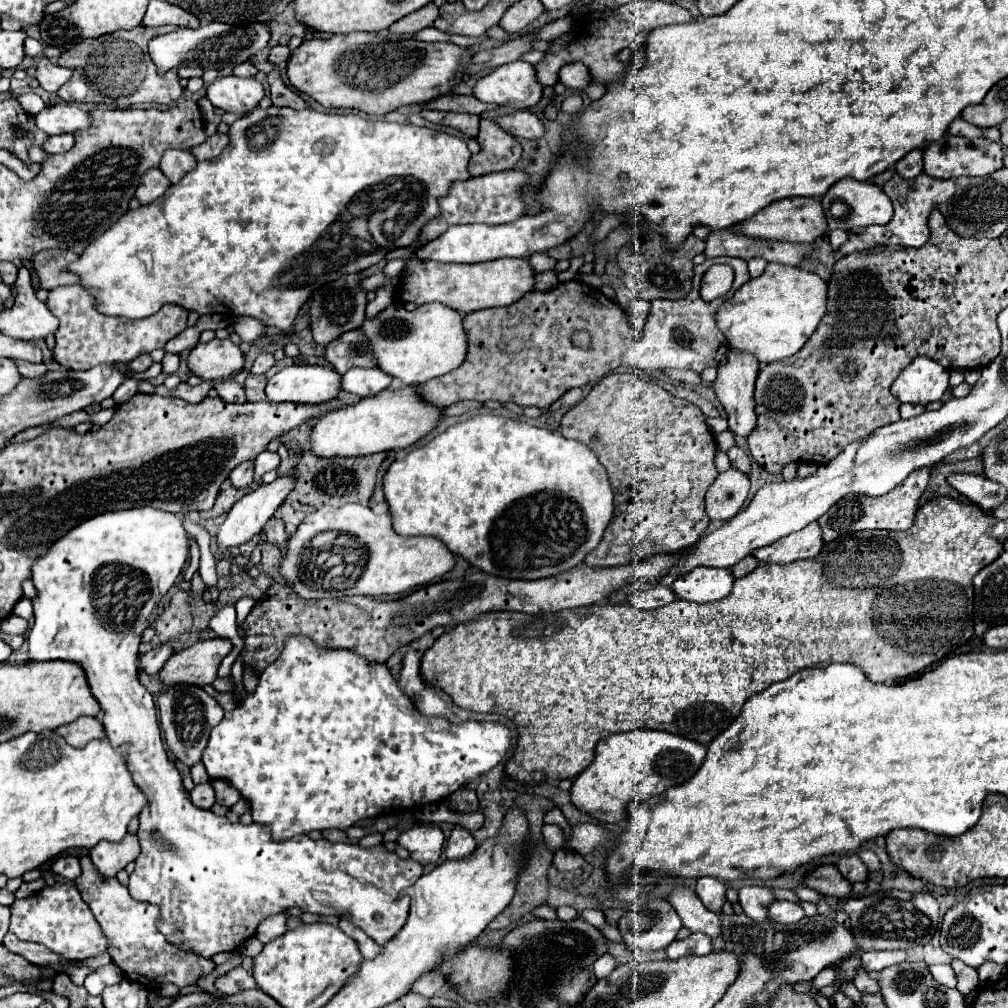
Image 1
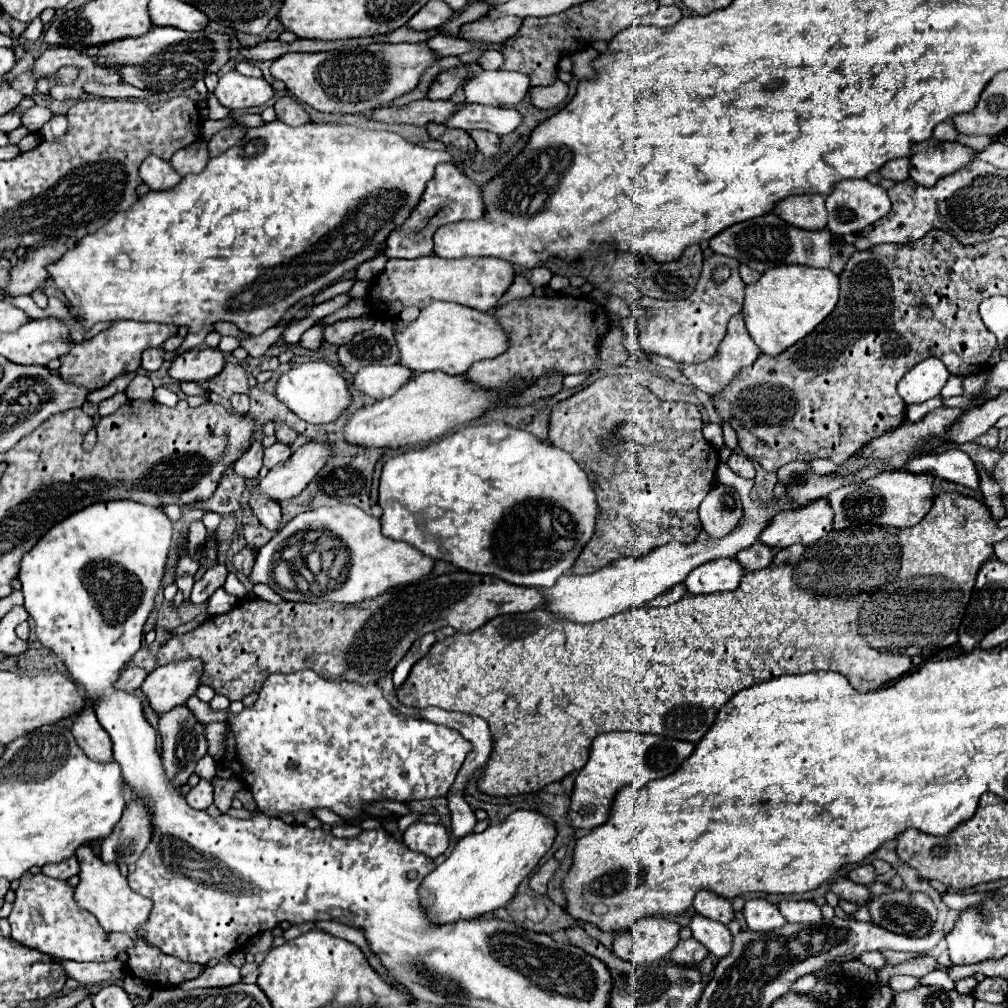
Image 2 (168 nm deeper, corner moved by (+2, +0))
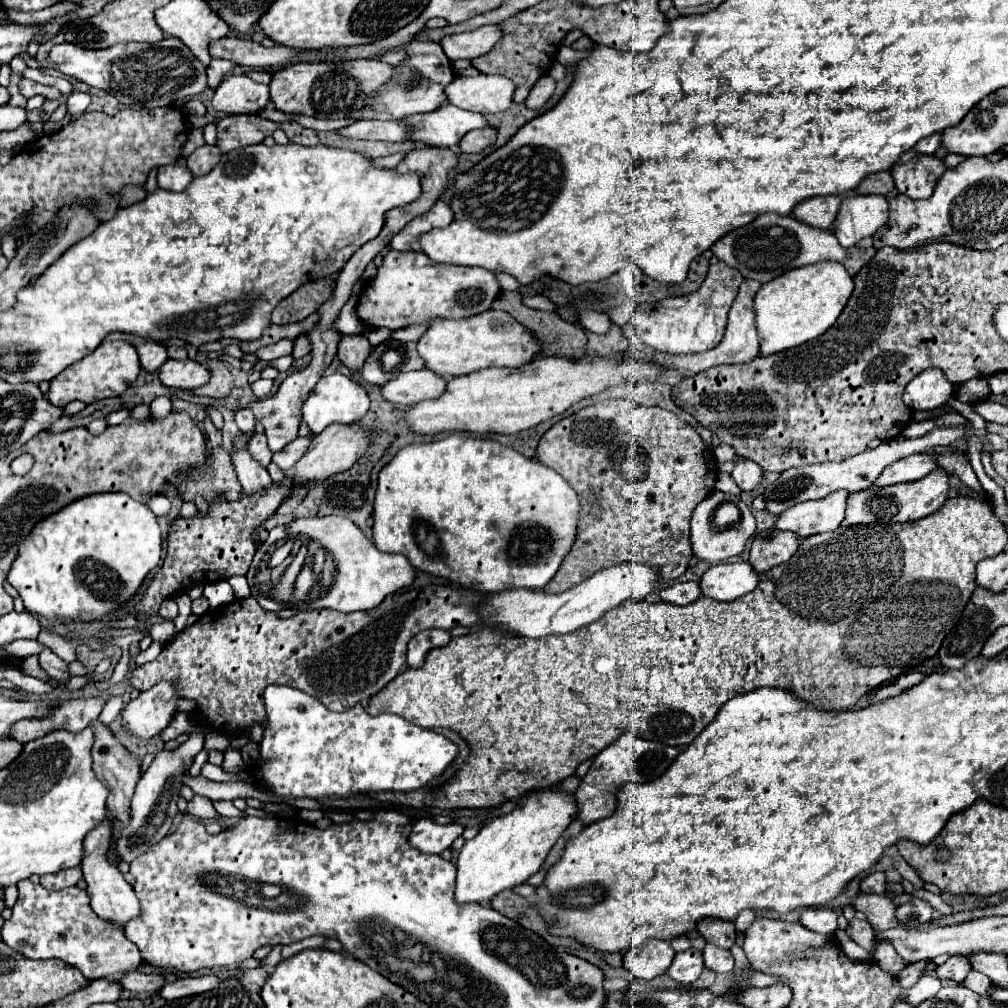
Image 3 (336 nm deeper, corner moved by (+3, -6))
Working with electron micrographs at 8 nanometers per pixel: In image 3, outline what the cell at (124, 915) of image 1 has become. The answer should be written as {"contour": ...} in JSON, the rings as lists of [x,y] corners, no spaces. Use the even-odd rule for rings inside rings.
{"contour":[[[107,820],[105,824],[97,826],[93,832],[89,832],[85,836],[85,842],[83,842],[85,854],[83,854],[81,870],[83,870],[83,878],[87,882],[87,894],[91,898],[93,912],[101,920],[113,922],[117,926],[125,926],[129,920],[133,920],[133,918],[137,918],[141,914],[141,906],[139,906],[139,900],[137,900],[131,884],[127,884],[123,874],[117,870],[117,866],[113,866],[107,860],[109,846],[111,846],[111,826],[109,826],[109,820]]]}

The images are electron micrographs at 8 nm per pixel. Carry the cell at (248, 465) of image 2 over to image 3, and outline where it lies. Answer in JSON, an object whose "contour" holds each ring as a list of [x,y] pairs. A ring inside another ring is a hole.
{"contour":[[[253,434],[251,436],[251,440],[249,440],[249,454],[251,454],[251,458],[255,460],[255,462],[259,462],[259,464],[263,464],[263,466],[269,466],[271,464],[271,450],[269,450],[269,446],[267,446],[267,440],[265,440],[265,436],[263,434]]]}

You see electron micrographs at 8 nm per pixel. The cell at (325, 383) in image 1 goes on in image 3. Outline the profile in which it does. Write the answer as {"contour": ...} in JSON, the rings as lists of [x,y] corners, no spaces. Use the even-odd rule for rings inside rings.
{"contour":[[[327,374],[317,382],[315,390],[311,390],[311,394],[305,398],[305,402],[301,406],[301,418],[303,418],[303,422],[307,422],[307,426],[311,428],[313,434],[319,434],[331,424],[359,422],[367,414],[367,410],[369,410],[367,392],[357,382],[353,382],[351,378],[347,378],[343,374]]]}

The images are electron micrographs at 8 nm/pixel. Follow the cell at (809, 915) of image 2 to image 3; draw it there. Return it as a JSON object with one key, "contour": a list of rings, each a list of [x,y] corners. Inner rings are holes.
{"contour":[[[809,908],[801,912],[799,922],[813,932],[819,934],[833,934],[837,930],[837,914],[825,908]]]}

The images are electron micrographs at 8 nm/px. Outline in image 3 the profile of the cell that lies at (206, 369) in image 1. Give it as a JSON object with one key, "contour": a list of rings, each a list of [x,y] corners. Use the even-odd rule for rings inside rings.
{"contour":[[[167,360],[159,368],[159,380],[169,388],[179,390],[195,390],[207,384],[211,378],[209,368],[195,360]]]}

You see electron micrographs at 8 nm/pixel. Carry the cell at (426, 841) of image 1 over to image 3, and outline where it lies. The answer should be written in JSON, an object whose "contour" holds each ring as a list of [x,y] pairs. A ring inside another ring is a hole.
{"contour":[[[421,818],[415,822],[411,836],[409,836],[409,844],[413,848],[417,848],[423,854],[441,854],[443,850],[447,850],[453,840],[457,836],[463,834],[463,826],[461,824],[437,824],[429,818]]]}

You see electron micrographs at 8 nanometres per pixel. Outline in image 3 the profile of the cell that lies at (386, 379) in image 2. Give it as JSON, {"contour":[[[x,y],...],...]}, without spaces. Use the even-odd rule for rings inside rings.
{"contour":[[[431,370],[401,372],[397,378],[381,384],[381,394],[387,402],[411,406],[423,398],[437,398],[445,390],[445,378],[433,374]]]}

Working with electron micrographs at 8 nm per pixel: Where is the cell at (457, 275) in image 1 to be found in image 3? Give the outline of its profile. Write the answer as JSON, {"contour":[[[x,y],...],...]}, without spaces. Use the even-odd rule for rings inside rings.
{"contour":[[[389,250],[377,276],[365,286],[357,316],[367,326],[385,326],[399,330],[411,324],[423,324],[437,316],[443,318],[469,318],[491,308],[501,286],[493,272],[485,268],[467,268],[453,264],[437,264],[423,252],[397,252]]]}

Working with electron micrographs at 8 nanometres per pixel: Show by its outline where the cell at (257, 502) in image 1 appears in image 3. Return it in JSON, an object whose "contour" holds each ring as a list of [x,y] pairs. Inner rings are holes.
{"contour":[[[333,424],[325,432],[313,436],[313,440],[309,444],[309,450],[295,464],[293,474],[289,476],[289,480],[293,482],[295,488],[301,488],[309,482],[323,482],[325,478],[329,478],[337,472],[349,470],[357,462],[357,458],[363,456],[367,446],[369,446],[369,434],[365,434],[365,430],[361,430],[357,424],[351,424],[351,426]]]}

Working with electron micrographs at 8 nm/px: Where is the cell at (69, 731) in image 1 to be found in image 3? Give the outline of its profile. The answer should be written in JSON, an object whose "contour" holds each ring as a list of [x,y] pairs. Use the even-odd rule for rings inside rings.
{"contour":[[[99,720],[89,724],[95,732],[95,744],[93,744],[93,772],[95,776],[109,788],[109,798],[107,798],[107,810],[113,818],[117,818],[119,822],[127,822],[129,820],[129,804],[133,798],[133,790],[135,784],[141,776],[139,772],[139,760],[135,754],[129,754],[125,750],[125,746],[113,736],[113,732],[101,724]]]}

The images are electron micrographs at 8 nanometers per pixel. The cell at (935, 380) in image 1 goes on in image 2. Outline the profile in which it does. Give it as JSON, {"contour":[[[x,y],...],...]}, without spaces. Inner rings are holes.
{"contour":[[[938,358],[922,360],[898,382],[898,394],[906,404],[920,404],[940,394],[950,372]]]}

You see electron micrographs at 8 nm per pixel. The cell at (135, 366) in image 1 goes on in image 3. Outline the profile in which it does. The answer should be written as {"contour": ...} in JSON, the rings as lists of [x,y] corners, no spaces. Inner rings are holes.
{"contour":[[[120,332],[108,334],[105,340],[123,340],[130,344],[135,344],[137,346],[137,354],[141,358],[141,366],[149,374],[157,372],[167,362],[167,350],[165,350],[165,346],[161,346],[161,344],[157,344],[153,340],[143,340],[143,338]]]}

